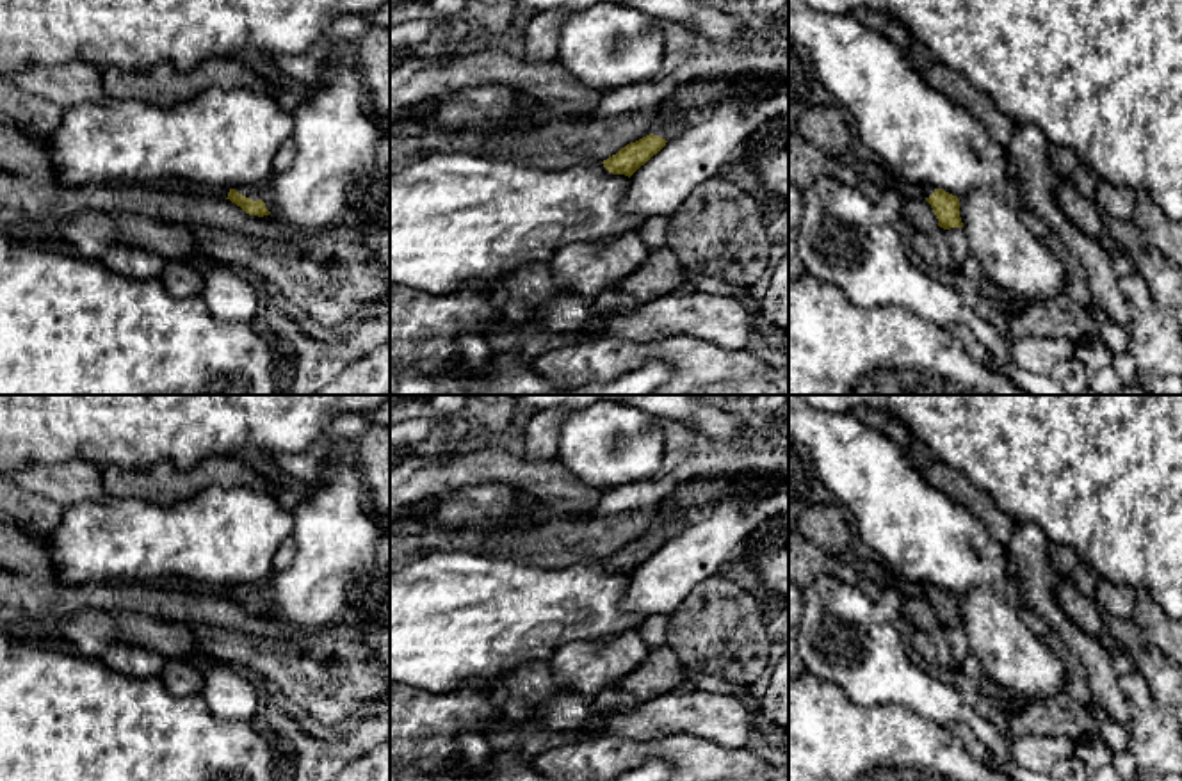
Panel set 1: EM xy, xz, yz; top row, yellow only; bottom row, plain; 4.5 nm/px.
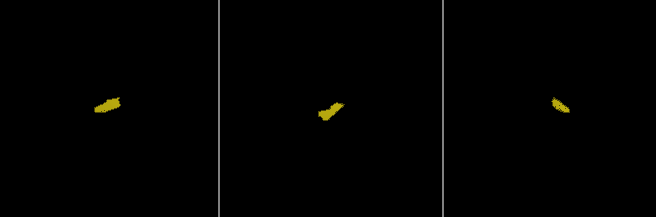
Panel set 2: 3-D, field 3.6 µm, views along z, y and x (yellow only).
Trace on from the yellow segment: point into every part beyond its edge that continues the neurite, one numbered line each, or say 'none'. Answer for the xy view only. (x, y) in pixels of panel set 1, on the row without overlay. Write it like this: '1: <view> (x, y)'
1: xy (255, 591)

